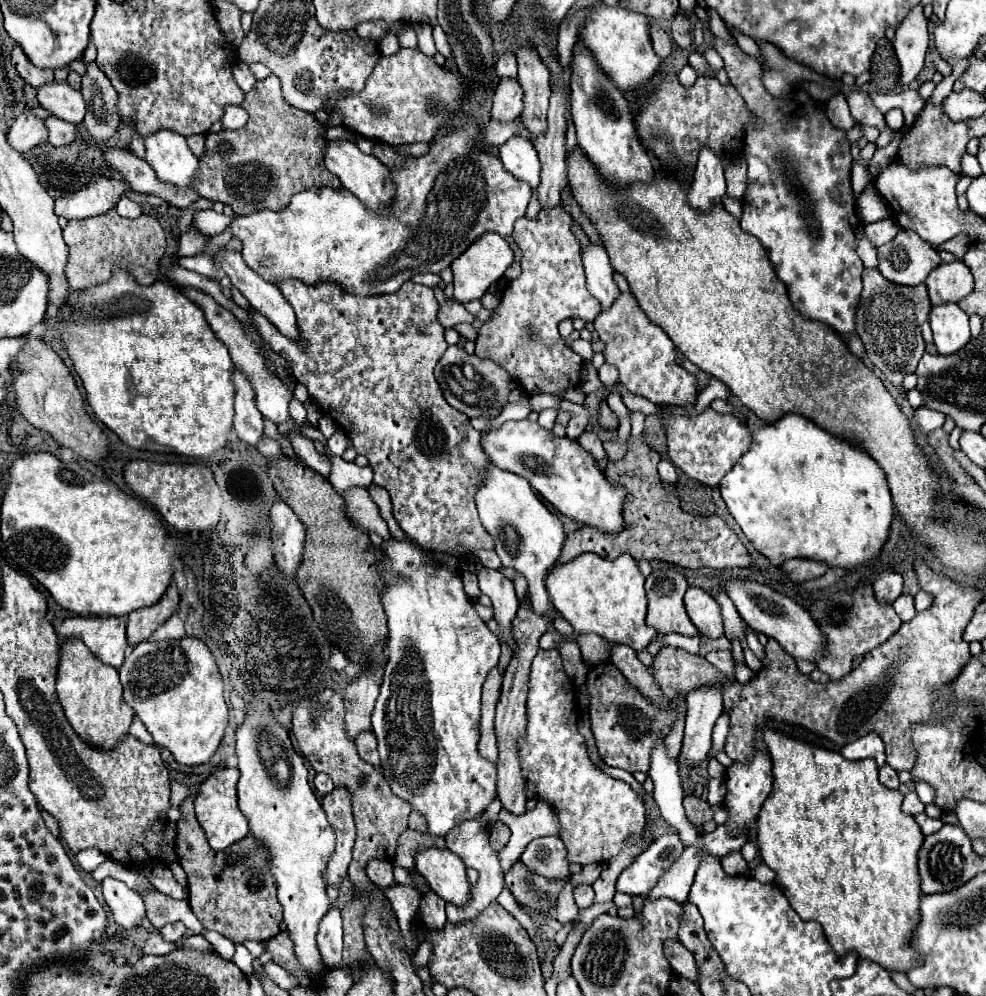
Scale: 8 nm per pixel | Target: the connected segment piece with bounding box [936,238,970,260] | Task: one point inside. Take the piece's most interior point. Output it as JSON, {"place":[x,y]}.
{"place":[957,246]}

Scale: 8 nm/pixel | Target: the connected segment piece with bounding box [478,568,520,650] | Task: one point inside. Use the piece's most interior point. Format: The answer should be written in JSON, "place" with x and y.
{"place":[493,583]}

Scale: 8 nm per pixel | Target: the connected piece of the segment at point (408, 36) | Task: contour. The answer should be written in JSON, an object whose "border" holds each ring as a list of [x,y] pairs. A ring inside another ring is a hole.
{"border":[[[404,26],[398,34],[398,40],[400,40],[400,46],[404,48],[416,48],[416,32],[412,26]]]}

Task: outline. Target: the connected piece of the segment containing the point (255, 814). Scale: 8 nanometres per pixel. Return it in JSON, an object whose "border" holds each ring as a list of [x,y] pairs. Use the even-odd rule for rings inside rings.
{"border":[[[256,702],[254,712],[250,712],[246,716],[246,720],[240,724],[240,728],[236,732],[236,756],[238,756],[238,762],[240,762],[238,770],[242,774],[240,780],[238,780],[240,810],[248,818],[252,836],[268,852],[268,868],[270,868],[272,876],[276,878],[278,900],[284,908],[284,922],[288,924],[288,932],[294,940],[296,956],[308,972],[316,974],[322,968],[320,952],[316,948],[318,922],[332,908],[332,900],[326,894],[324,872],[326,872],[328,860],[334,854],[334,846],[336,846],[334,830],[332,830],[330,822],[326,820],[324,810],[322,810],[316,794],[312,792],[312,788],[308,784],[308,770],[306,770],[302,758],[292,748],[288,732],[276,722],[268,704]]]}

